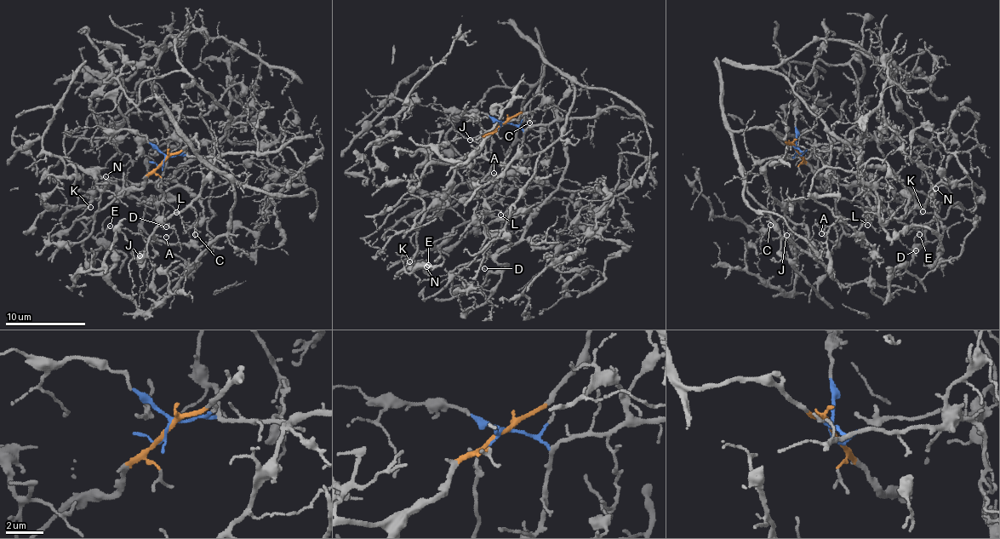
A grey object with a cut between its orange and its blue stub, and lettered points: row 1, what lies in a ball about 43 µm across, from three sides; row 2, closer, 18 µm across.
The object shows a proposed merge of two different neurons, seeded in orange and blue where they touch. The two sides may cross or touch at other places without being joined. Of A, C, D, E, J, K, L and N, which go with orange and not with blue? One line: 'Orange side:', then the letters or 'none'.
Orange side: E, K, N

